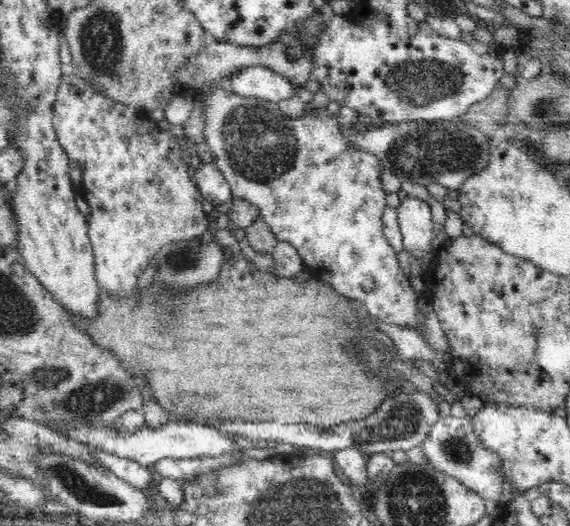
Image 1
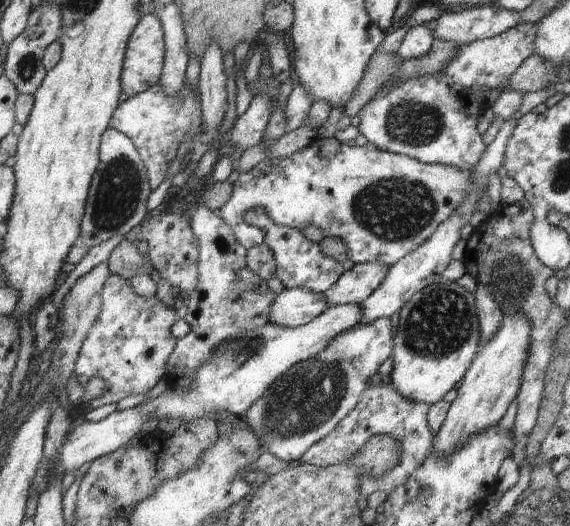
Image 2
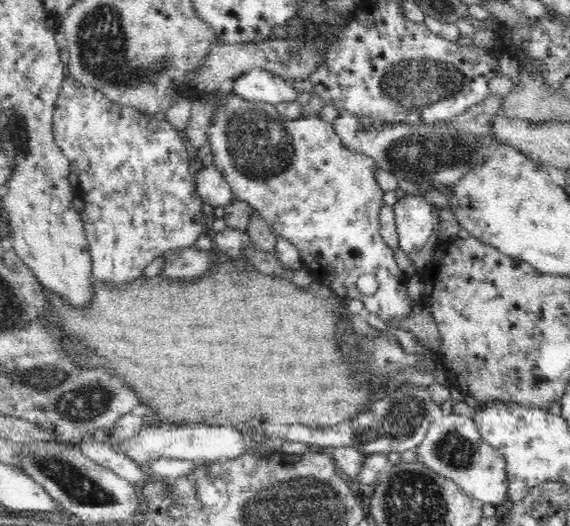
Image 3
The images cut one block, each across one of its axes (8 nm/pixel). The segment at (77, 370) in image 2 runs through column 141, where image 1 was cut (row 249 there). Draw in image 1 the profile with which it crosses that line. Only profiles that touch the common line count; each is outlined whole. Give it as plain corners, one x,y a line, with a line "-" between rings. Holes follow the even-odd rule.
208,85
208,88
204,90
197,90
200,93
202,101
204,101
204,136
206,144
208,144
213,162
218,167
218,170
222,172
228,184
231,186
231,191
236,199
244,199
250,203
254,203
260,209
259,216
263,218
263,221
271,228
271,231
276,237
277,241
288,242
288,244
294,246
301,256
304,264
304,269
309,271
309,274
314,279
320,279
334,287
335,291
338,291
340,295
348,297
349,299
360,300
363,303
364,311
366,314
372,314
377,316
380,321
388,322
390,324
396,324
402,328
410,328
414,330
418,328
422,322
424,322
424,316
418,309
418,295
412,289
410,278
404,274
398,261
398,253
392,249
392,246
388,244
387,239
384,236
382,229
384,224
382,223
382,212
386,208
386,190
382,185
382,172
384,172
384,165
378,161
378,157
375,154
360,150
358,147
354,147
340,131
340,125
336,121
336,116
332,115
326,109
318,114
304,114
302,117
290,118
282,111
280,111
278,104
274,102
268,102
261,100
260,98
244,98
234,93
231,88
224,85
213,88
212,85
-
364,280
372,280
374,284
374,290
366,292
362,284

